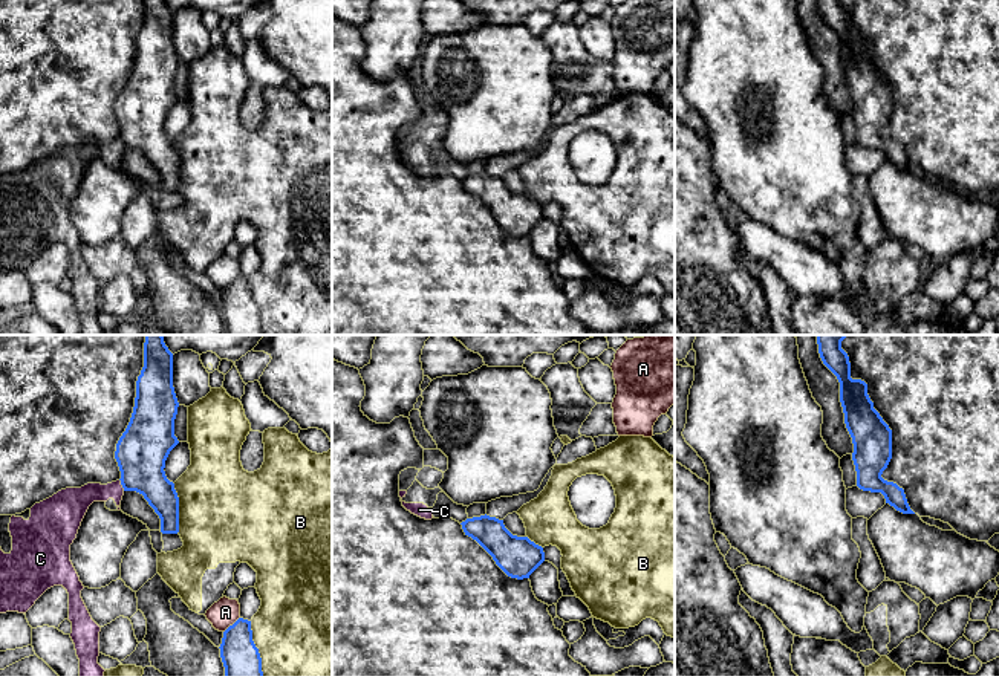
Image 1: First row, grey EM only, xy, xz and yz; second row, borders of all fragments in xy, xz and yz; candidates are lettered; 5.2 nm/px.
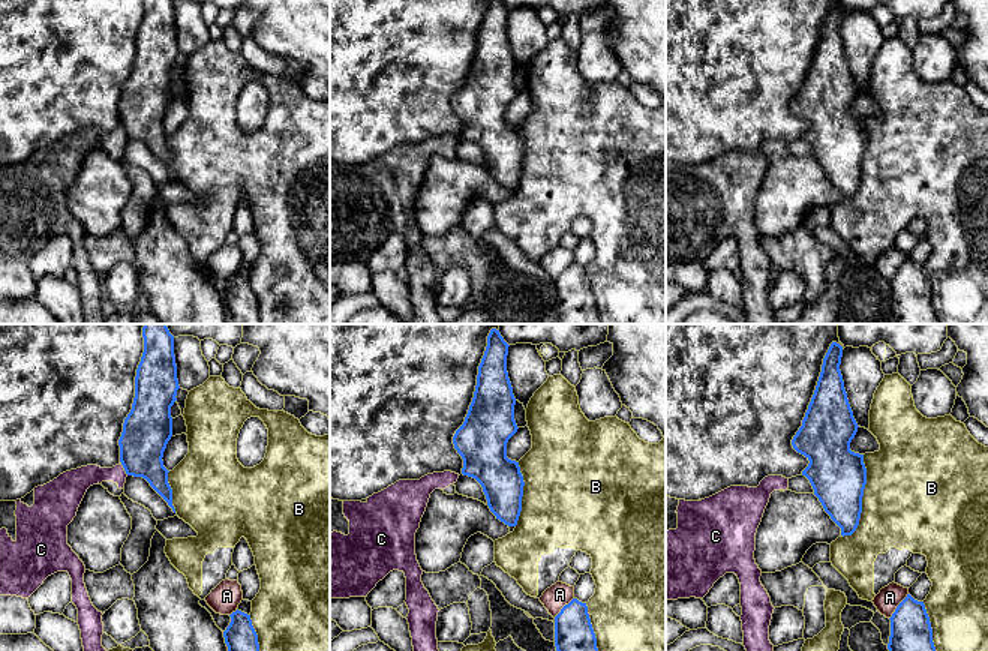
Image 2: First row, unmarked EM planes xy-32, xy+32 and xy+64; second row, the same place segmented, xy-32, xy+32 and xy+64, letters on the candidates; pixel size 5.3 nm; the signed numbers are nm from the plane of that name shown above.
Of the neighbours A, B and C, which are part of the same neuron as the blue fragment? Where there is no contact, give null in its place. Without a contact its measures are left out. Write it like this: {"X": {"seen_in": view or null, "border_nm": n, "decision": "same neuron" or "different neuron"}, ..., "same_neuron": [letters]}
{"A": {"seen_in": "xy", "border_nm": 120, "decision": "different neuron"}, "B": {"seen_in": "xy", "border_nm": 300, "decision": "different neuron"}, "C": {"seen_in": "xy", "border_nm": 70, "decision": "different neuron"}, "same_neuron": []}

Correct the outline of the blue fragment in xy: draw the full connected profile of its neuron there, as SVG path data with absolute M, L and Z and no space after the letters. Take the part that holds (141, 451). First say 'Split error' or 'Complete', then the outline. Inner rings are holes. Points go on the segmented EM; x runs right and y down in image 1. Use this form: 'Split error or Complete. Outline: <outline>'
Complete. Outline: M145 335L135 407L116 444L115 459L124 491L144 496L161 518L162 534L179 532L179 497L164 471L170 451L179 444L174 436L177 407L173 353L162 335Z

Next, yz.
Complete. Outline: M817 335L817 344L823 364L840 382L844 424L854 444L857 486L863 491L881 492L886 503L903 514L915 514L904 489L881 477L892 459L892 430L874 408L867 384L851 378L849 356L841 349L846 336L849 335Z

